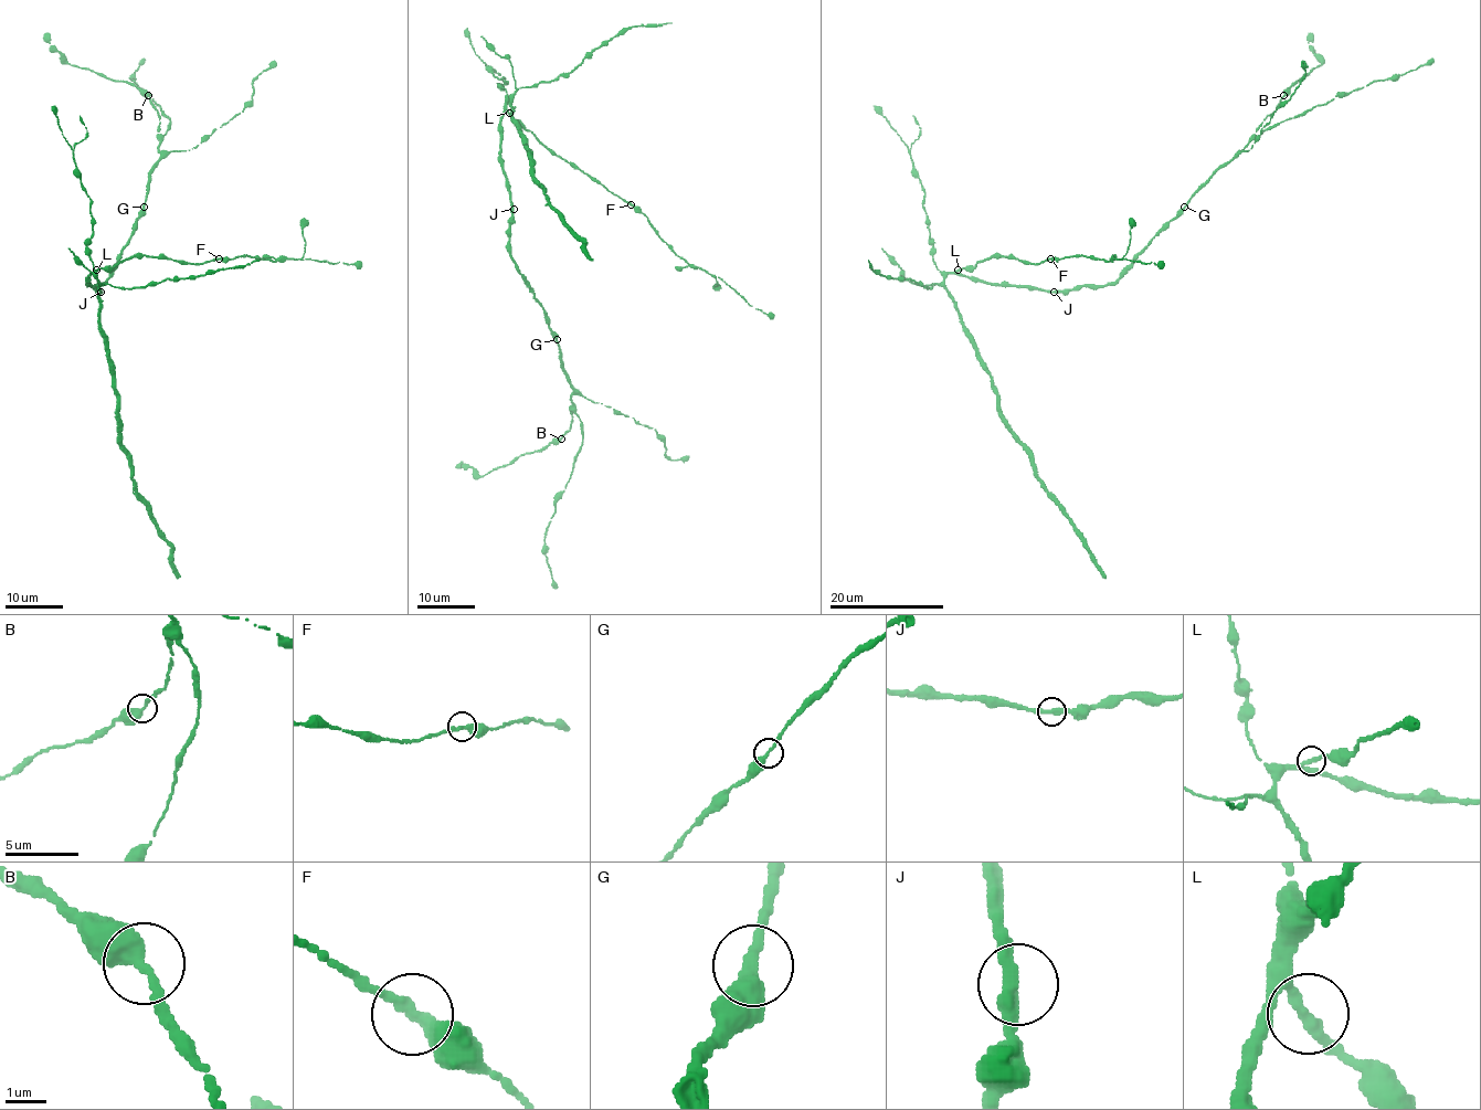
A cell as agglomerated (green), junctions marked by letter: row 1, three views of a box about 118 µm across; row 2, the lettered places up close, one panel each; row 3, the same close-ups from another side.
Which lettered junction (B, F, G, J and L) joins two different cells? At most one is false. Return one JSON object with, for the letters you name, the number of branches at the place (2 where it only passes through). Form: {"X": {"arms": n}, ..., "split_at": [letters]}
{"split_at": []}

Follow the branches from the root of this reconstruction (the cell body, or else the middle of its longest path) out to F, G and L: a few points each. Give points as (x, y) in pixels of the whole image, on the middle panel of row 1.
F: (511, 210), (500, 157), (500, 119), (506, 109), (548, 148), (631, 204)
G: (511, 210), (510, 258), (542, 307), (557, 339)
L: (511, 210), (500, 157), (500, 119), (506, 109), (509, 113)

